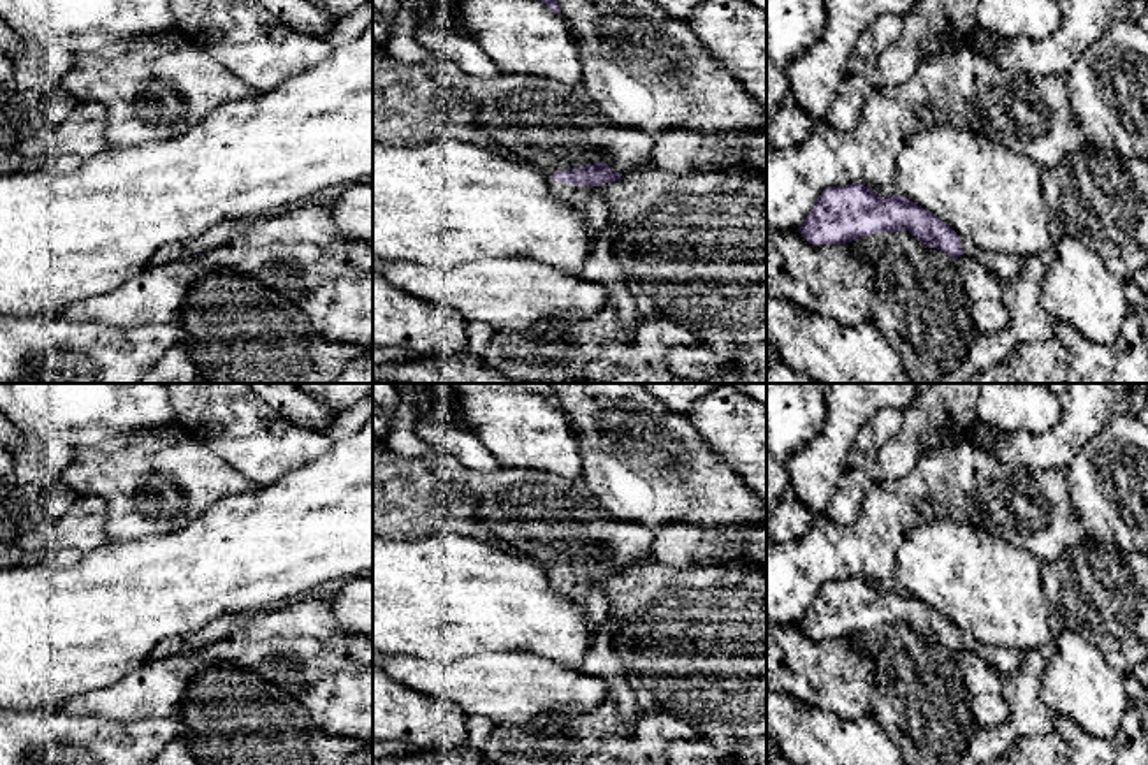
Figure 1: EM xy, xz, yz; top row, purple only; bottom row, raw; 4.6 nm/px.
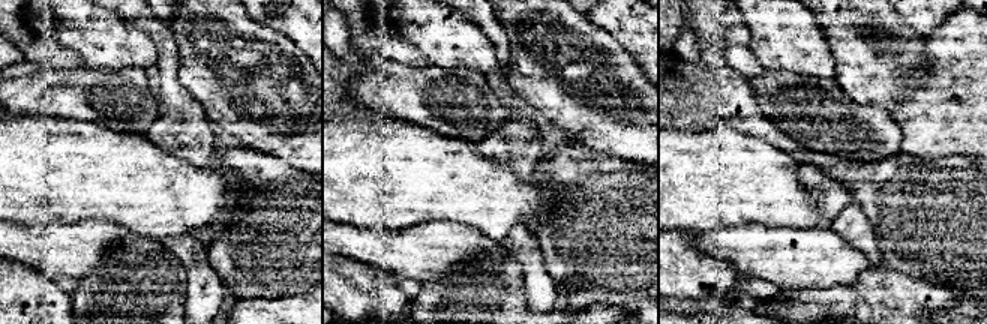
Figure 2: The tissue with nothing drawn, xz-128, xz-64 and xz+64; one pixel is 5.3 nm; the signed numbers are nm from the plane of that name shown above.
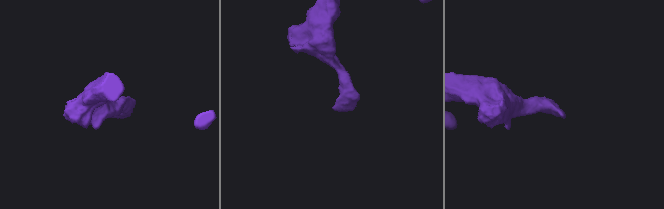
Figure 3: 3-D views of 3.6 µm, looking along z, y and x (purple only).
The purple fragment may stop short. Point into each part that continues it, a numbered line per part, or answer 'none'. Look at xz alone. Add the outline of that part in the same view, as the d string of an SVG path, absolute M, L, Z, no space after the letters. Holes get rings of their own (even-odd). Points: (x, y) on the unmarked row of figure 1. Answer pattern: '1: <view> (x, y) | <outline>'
1: xz (589, 593) | M552 573L550 580L559 594L571 598L584 607L589 623L598 626L607 623L608 600L599 580L580 580L557 573Z

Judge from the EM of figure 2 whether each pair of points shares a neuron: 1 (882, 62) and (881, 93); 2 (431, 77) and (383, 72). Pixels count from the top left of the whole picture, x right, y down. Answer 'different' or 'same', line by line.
1: same
2: same

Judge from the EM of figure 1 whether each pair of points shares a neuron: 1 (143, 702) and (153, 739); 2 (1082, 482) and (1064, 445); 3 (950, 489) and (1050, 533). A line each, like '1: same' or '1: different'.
1: different
2: different
3: same

